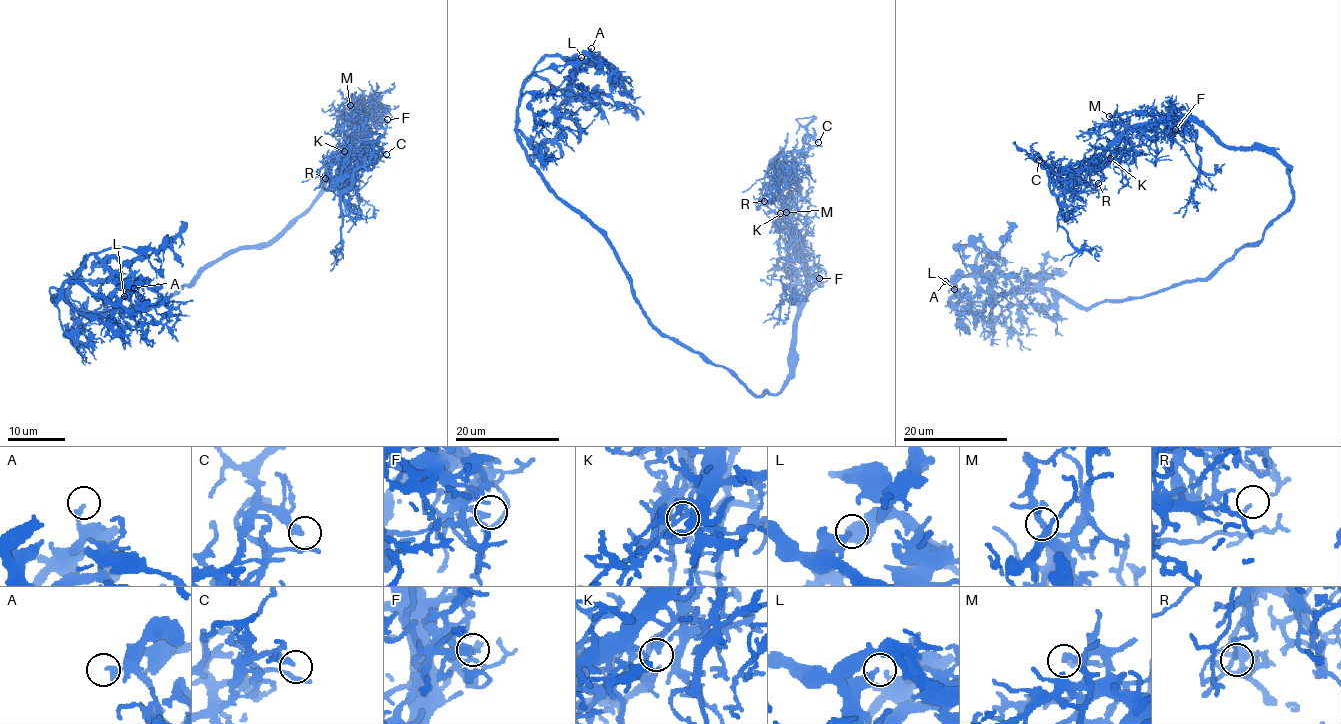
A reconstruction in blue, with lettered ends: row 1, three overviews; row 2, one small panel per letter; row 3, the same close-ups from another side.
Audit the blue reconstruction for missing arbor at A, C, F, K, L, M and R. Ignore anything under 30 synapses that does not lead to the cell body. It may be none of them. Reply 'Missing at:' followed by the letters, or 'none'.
Missing at: F

